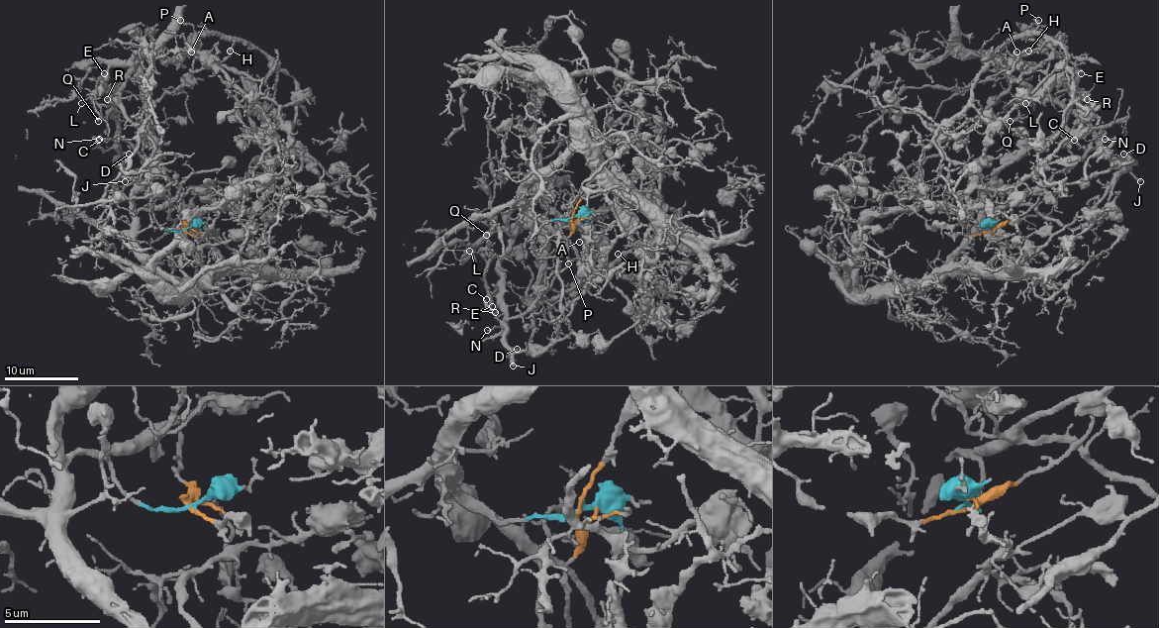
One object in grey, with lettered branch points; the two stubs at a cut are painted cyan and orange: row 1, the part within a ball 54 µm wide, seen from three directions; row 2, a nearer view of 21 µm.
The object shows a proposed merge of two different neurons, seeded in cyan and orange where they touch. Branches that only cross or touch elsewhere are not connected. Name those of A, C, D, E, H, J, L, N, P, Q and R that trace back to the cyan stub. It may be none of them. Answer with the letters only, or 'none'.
none

